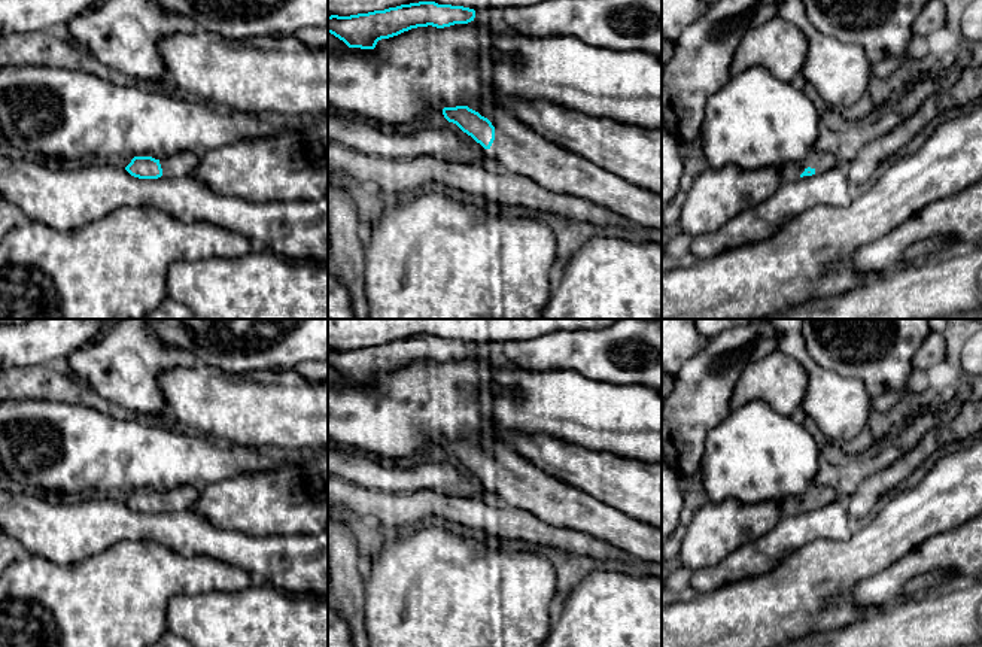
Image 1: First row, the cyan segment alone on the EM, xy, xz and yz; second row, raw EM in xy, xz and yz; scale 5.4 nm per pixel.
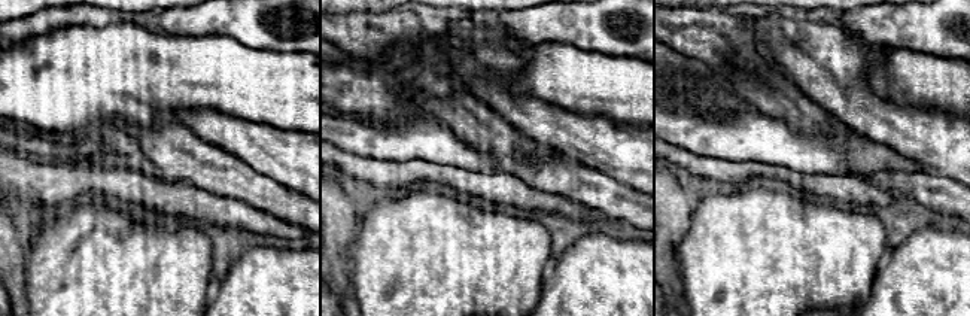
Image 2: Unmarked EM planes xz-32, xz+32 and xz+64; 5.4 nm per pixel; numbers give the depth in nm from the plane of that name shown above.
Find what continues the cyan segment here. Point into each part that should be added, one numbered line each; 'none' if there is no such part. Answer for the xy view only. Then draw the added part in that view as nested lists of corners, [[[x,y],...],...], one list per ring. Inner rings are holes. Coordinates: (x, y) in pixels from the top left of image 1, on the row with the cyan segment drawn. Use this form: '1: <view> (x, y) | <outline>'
1: xy (181, 164) | [[[183,151],[167,158],[161,158],[159,164],[164,177],[192,176],[201,160],[200,152]]]

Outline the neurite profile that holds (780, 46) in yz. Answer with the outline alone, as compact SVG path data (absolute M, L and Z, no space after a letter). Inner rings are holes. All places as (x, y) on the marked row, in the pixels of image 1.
M775 16L745 33L735 51L730 75L761 67L779 81L799 83L806 52L803 33L794 24Z

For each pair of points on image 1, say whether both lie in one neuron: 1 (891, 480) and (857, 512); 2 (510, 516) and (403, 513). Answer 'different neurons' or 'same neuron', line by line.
1: same neuron
2: same neuron

